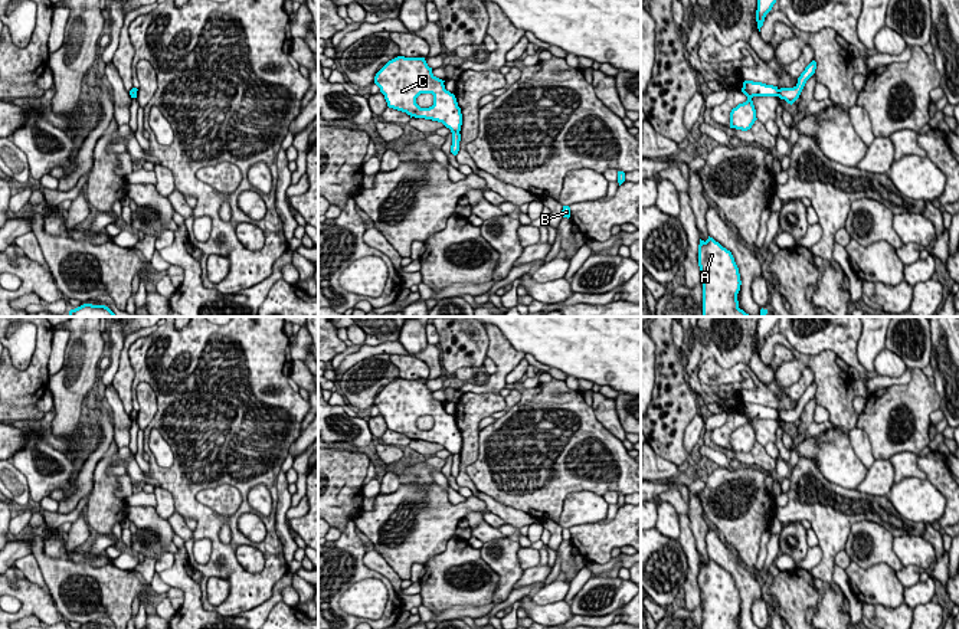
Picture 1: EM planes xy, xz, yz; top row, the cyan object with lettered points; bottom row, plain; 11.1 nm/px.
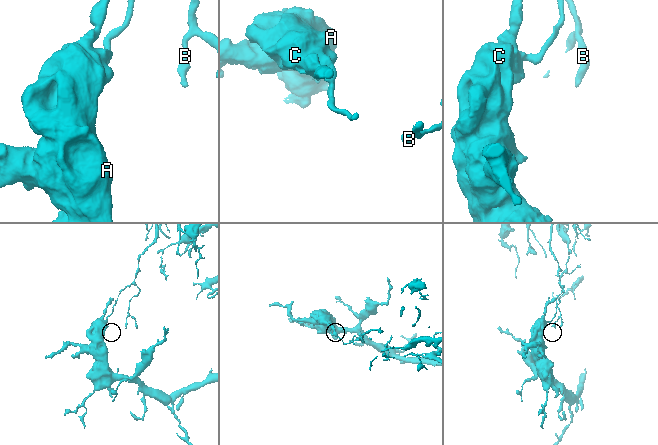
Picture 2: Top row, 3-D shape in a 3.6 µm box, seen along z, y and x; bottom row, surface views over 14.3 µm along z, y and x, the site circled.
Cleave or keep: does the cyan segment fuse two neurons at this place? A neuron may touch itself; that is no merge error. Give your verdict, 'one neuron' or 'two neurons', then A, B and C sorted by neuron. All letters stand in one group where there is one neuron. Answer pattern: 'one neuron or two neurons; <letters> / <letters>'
two neurons; A C / B

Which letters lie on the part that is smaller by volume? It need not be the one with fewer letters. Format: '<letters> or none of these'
B

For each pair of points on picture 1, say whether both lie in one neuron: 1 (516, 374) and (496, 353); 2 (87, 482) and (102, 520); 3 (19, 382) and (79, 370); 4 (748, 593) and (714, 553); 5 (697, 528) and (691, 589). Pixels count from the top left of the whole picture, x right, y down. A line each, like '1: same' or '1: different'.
1: different
2: different
3: different
4: same
5: different

